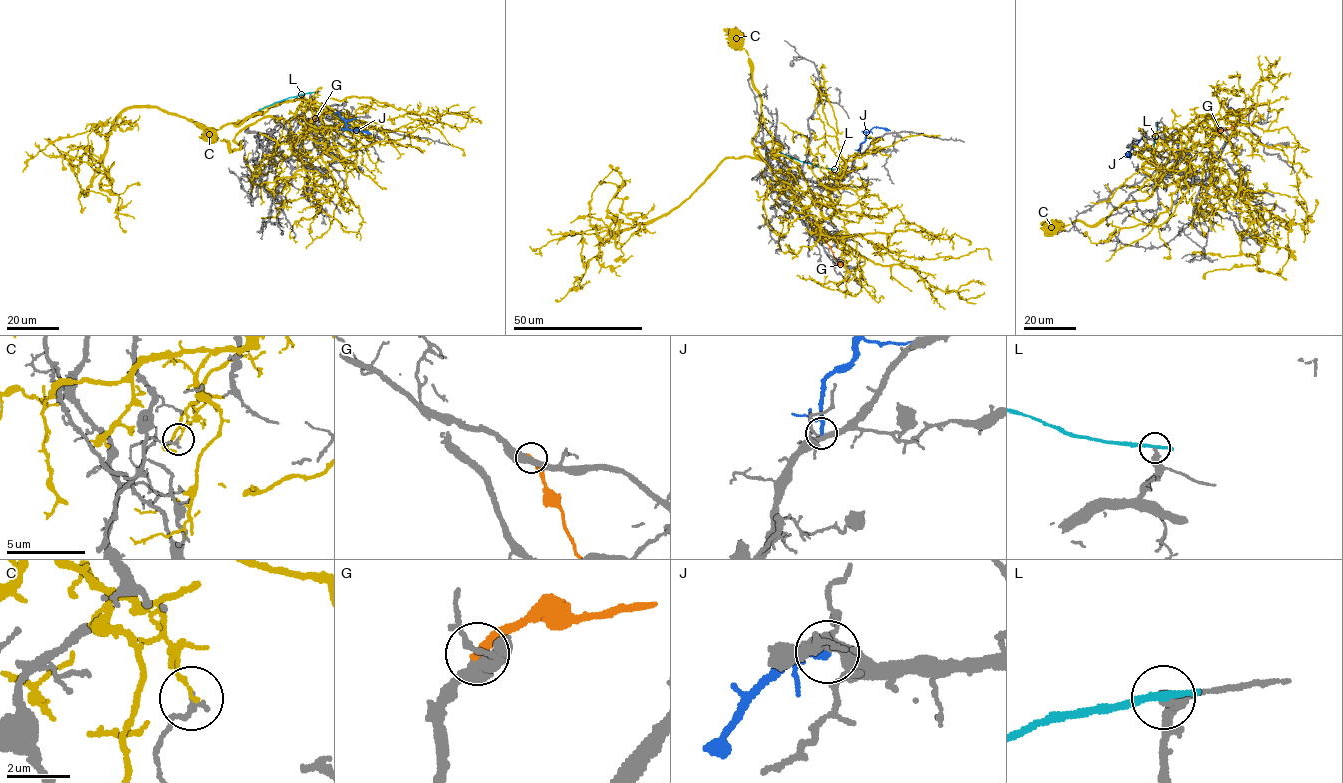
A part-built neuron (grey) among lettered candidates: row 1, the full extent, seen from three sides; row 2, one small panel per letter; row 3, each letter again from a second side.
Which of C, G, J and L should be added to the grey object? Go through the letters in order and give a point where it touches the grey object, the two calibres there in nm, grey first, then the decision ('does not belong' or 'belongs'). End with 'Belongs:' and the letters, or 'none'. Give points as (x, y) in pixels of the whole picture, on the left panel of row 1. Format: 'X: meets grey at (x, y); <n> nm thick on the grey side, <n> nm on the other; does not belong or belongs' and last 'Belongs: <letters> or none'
C: meets grey at (282, 191); 180 nm thick on the grey side, 120 nm on the other; does not belong
G: meets grey at (298, 117); 400 nm thick on the grey side, 280 nm on the other; does not belong
J: meets grey at (339, 112); 340 nm thick on the grey side, 190 nm on the other; does not belong
L: meets grey at (309, 93); 280 nm thick on the grey side, 280 nm on the other; does not belong
Belongs: none

